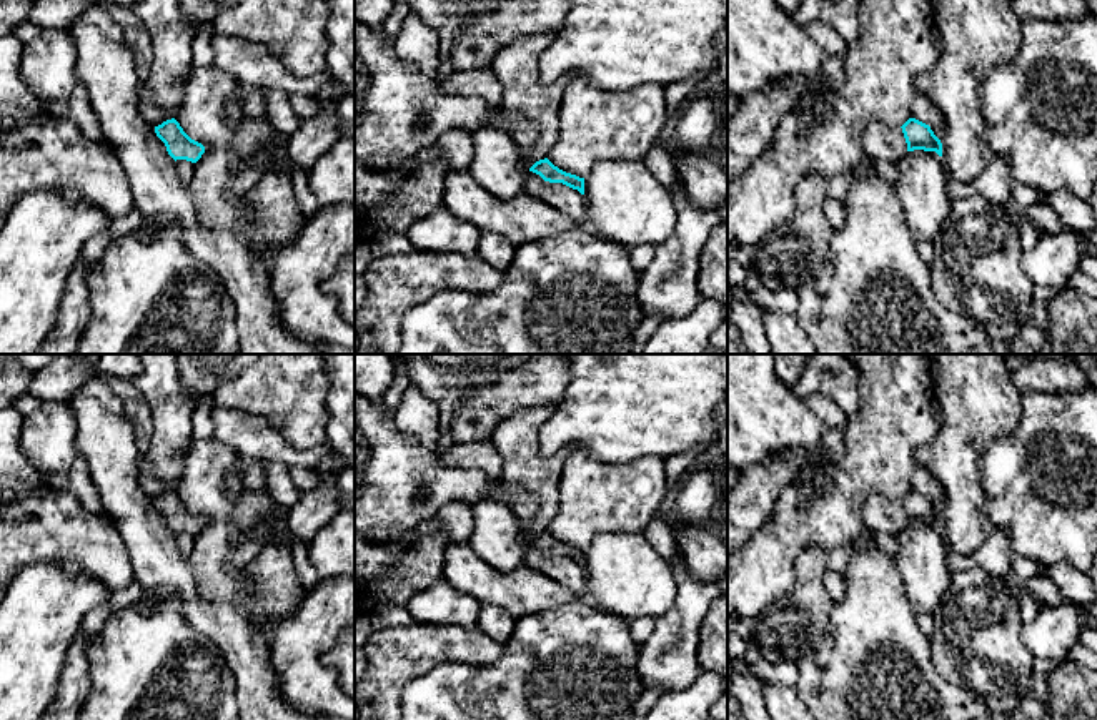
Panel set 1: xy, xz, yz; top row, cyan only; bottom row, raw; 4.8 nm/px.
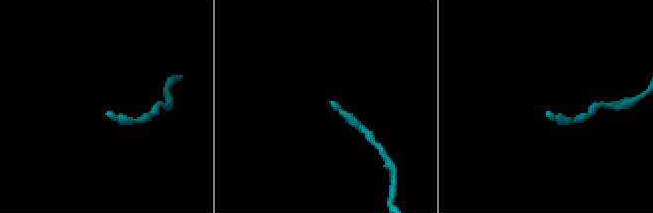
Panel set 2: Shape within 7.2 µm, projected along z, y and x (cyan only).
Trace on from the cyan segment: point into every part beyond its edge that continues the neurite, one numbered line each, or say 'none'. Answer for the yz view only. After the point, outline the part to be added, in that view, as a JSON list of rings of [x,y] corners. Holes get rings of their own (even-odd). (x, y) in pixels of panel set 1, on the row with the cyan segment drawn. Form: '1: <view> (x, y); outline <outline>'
1: yz (879, 142); outline [[[869,121],[862,136],[862,150],[872,160],[899,161],[907,151],[907,143],[901,126]]]

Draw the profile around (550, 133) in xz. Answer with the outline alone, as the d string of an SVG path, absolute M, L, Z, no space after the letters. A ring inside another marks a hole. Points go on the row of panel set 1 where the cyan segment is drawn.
M553 33L529 35L506 45L491 67L503 86L503 116L524 116L541 123L541 133L528 155L521 155L523 168L529 170L536 161L548 158L559 136L559 108L564 88L579 76L568 72L554 81L543 81L539 75L539 55L553 42Z

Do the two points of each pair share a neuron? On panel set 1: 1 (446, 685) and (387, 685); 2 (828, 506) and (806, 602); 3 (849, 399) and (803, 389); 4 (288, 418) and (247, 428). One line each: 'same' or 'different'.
1: different
2: different
3: same
4: different

